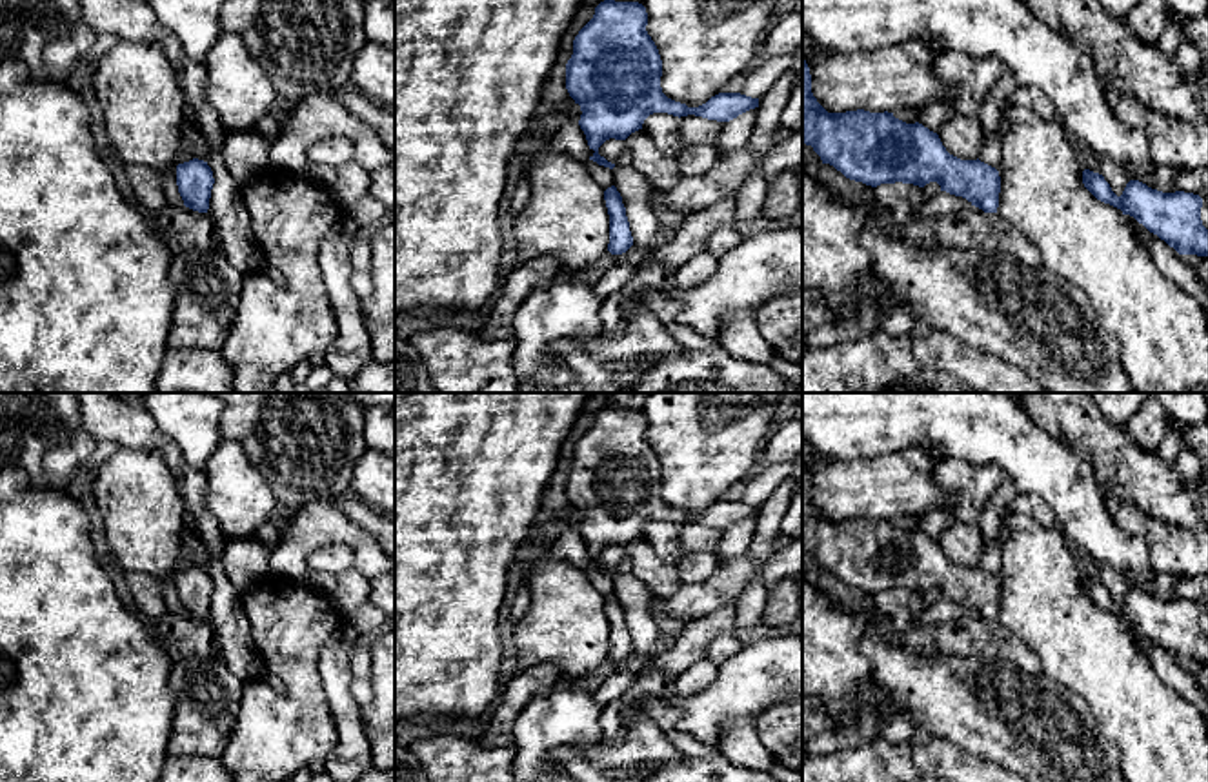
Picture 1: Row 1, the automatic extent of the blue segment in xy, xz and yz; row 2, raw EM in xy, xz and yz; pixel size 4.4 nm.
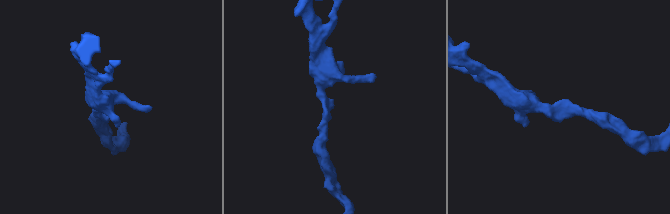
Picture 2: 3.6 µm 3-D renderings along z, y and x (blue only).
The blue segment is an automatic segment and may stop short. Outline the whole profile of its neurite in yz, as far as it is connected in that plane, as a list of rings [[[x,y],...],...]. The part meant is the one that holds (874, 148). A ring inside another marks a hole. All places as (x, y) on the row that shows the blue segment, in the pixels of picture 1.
[[[804,58],[802,144],[850,180],[871,187],[895,182],[924,187],[937,182],[941,191],[962,196],[984,213],[997,213],[1001,176],[995,167],[950,155],[937,133],[888,111],[828,113],[811,93]]]

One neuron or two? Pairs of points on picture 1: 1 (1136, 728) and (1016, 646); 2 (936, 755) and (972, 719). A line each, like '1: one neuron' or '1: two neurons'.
1: two neurons
2: two neurons

